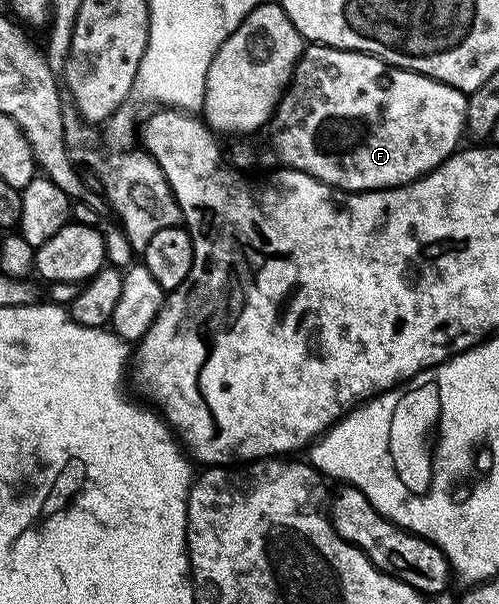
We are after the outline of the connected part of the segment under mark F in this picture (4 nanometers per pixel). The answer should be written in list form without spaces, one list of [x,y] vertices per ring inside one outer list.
[[[307,45],[303,48],[303,56],[300,57],[298,63],[295,65],[295,71],[291,75],[291,81],[287,84],[286,91],[283,92],[283,100],[279,106],[275,108],[273,116],[273,128],[275,127],[275,144],[274,150],[277,152],[280,160],[284,159],[286,166],[292,171],[303,171],[307,175],[312,175],[314,179],[319,179],[323,183],[327,183],[330,187],[336,188],[341,191],[385,191],[388,187],[401,187],[404,183],[412,183],[414,179],[419,179],[421,176],[426,175],[428,171],[435,170],[448,159],[450,155],[454,155],[457,148],[460,146],[459,138],[465,135],[465,128],[467,126],[467,95],[462,91],[458,91],[456,87],[445,85],[436,79],[430,79],[428,75],[422,75],[416,71],[406,71],[400,67],[394,67],[391,63],[386,63],[385,60],[379,59],[376,55],[366,55],[360,51],[346,51],[345,49],[337,49],[336,47],[321,47],[318,45]]]

